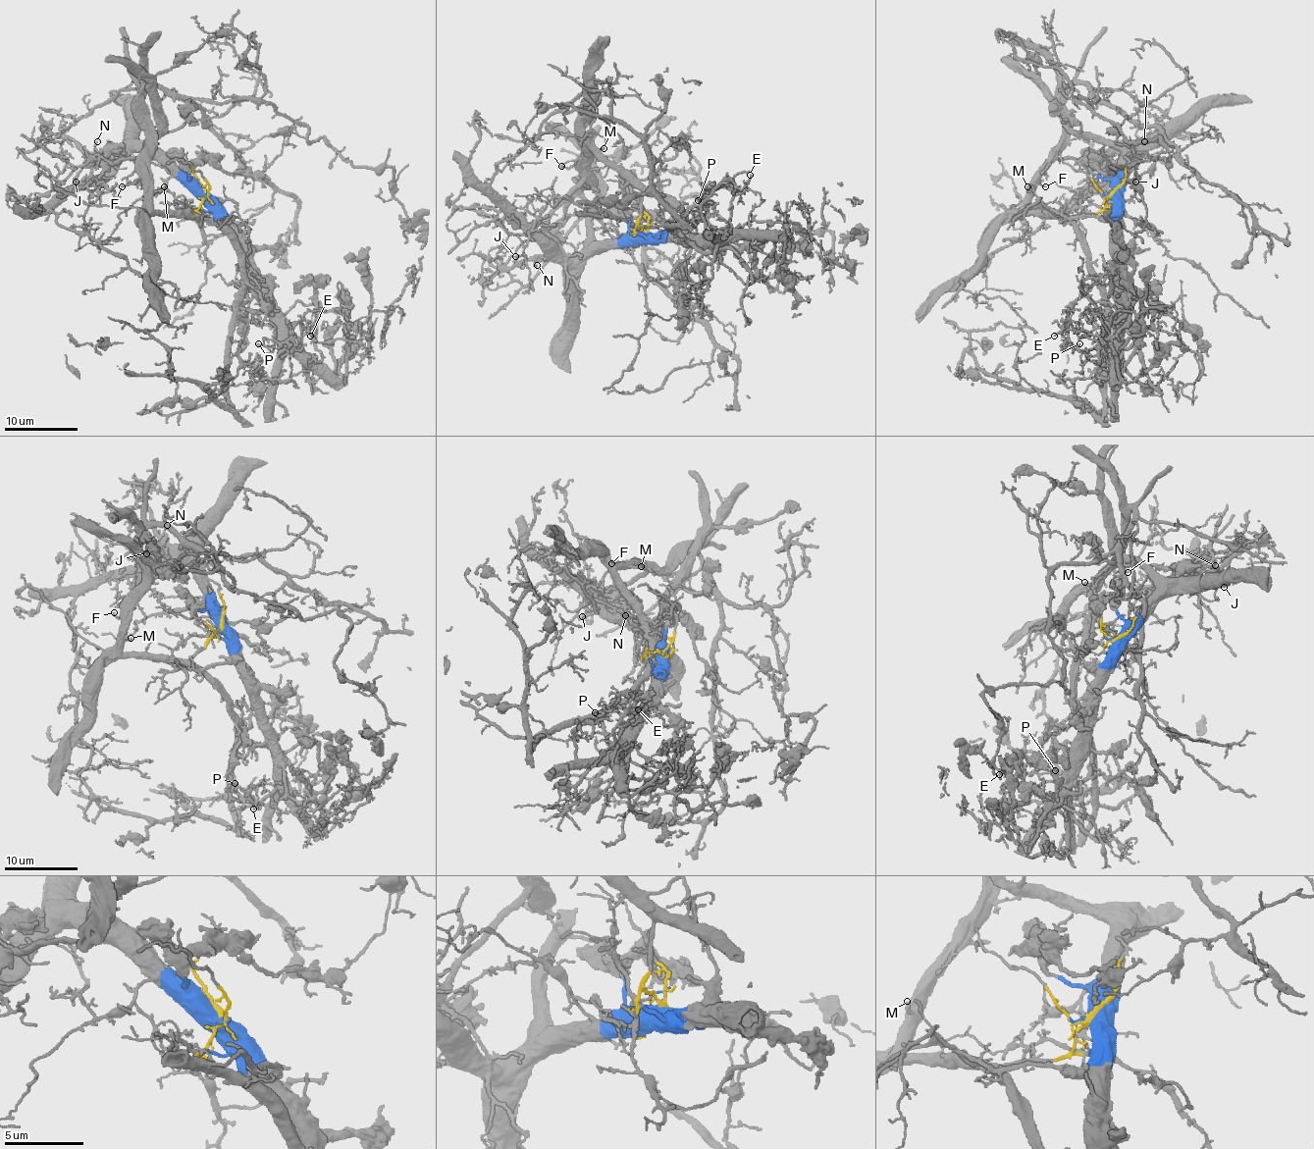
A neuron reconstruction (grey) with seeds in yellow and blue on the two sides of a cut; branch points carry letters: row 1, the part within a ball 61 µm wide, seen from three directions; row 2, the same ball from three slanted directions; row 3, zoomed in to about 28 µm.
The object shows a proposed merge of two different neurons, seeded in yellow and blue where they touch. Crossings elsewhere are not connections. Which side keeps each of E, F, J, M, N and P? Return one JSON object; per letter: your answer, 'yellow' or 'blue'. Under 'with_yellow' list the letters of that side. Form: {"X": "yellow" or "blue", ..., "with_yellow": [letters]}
{"E": "blue", "F": "yellow", "J": "blue", "M": "yellow", "N": "blue", "P": "blue", "with_yellow": ["F", "M"]}

